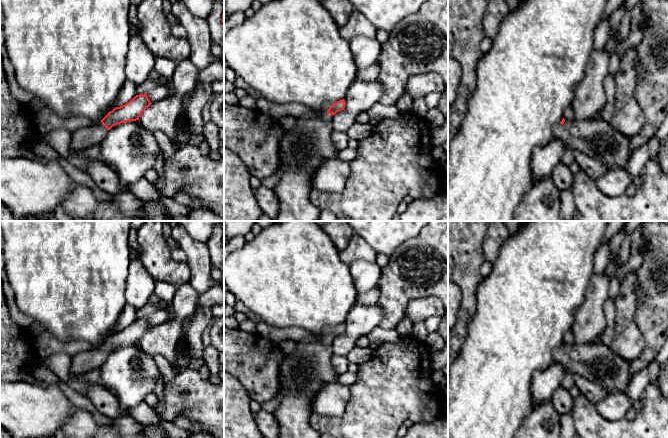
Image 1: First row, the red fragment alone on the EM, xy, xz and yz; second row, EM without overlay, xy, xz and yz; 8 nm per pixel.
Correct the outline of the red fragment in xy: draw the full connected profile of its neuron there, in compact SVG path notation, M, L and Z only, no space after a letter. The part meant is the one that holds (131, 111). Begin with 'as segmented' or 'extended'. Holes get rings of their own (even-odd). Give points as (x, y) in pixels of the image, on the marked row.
extended; M147 93L136 95L128 103L108 112L99 123L80 128L71 133L69 150L79 151L92 145L100 145L113 126L139 120L142 112L151 104Z

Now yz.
extended; M564 118L553 129L554 138L562 140L566 147L579 151L601 162L608 170L625 167L632 156L631 138L616 131L609 122L598 120L572 120Z

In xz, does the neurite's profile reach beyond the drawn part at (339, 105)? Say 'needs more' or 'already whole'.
needs more

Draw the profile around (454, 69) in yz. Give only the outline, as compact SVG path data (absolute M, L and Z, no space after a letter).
M448 58L448 108L452 106L457 96L461 82L462 71L460 64L453 58Z

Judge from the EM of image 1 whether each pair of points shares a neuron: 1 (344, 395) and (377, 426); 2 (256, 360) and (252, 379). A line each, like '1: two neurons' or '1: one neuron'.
1: two neurons
2: one neuron

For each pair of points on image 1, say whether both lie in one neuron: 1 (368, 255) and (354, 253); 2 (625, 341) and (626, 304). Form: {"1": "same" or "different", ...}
{"1": "same", "2": "same"}

